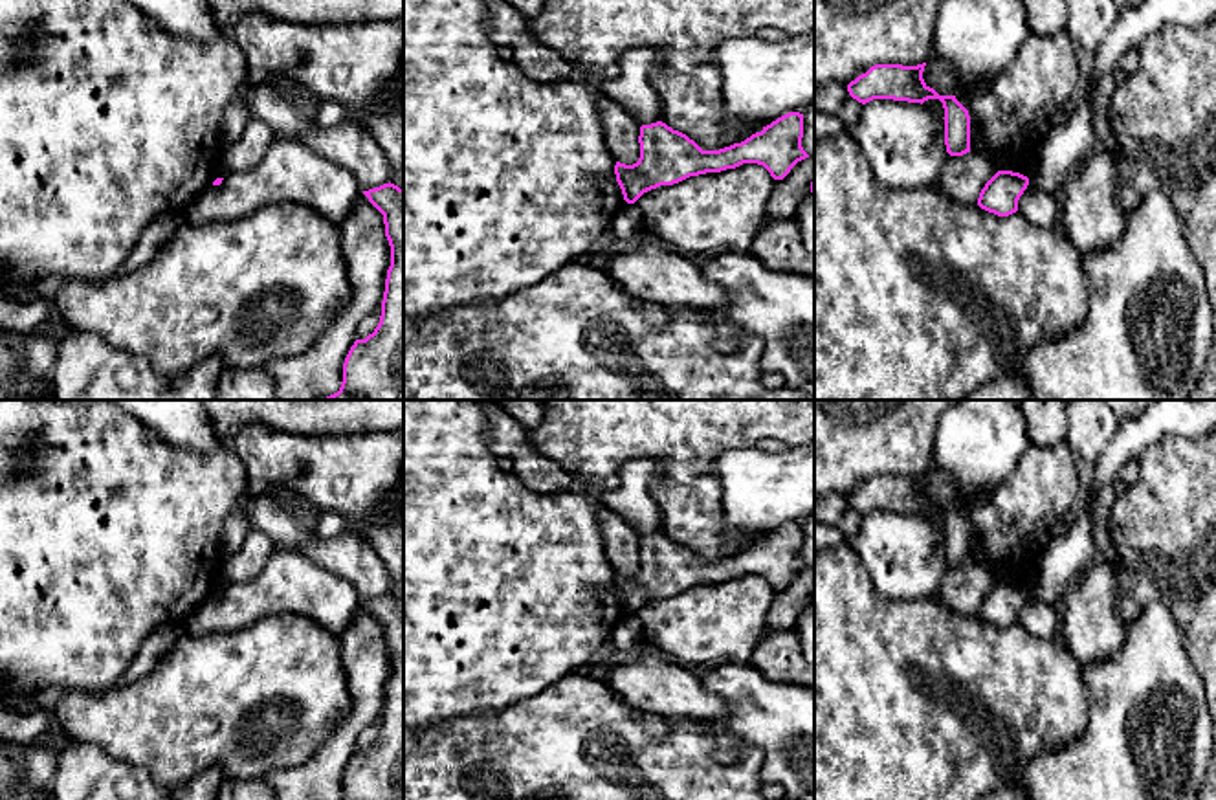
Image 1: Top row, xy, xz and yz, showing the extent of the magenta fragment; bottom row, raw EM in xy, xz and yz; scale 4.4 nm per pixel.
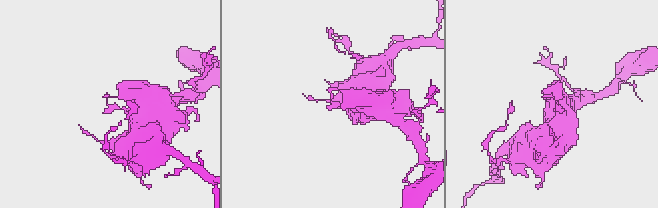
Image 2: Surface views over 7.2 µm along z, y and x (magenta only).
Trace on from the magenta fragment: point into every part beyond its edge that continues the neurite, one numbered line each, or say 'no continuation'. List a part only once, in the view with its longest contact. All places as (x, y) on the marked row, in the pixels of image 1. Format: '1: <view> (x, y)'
no continuation

